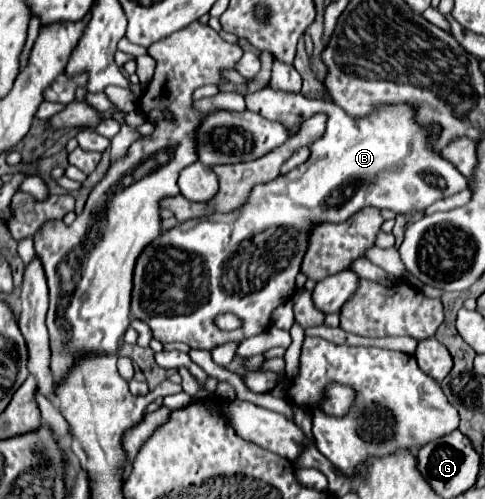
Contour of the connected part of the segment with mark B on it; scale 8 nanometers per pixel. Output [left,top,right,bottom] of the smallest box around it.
[131,88,468,350]

